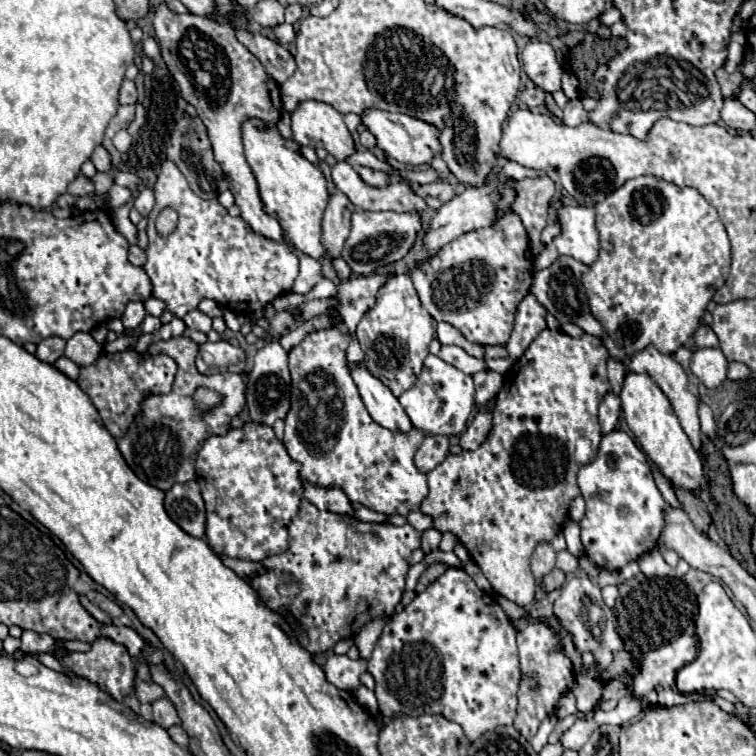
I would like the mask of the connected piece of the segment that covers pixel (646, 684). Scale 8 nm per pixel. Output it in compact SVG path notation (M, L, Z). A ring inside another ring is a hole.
M682 635L676 641L660 647L660 649L652 649L644 655L638 657L638 671L632 675L632 691L636 697L644 697L650 691L656 691L658 687L664 689L674 689L676 687L676 673L686 665L692 663L696 657L696 641L690 635Z

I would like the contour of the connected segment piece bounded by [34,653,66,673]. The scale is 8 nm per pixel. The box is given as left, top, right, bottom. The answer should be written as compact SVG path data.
M42 653L35 655L38 661L40 661L43 665L47 666L50 669L54 669L54 671L62 671L62 673L66 673L64 669L62 669L62 665L60 665L60 661L58 661L58 657L54 655L54 653Z

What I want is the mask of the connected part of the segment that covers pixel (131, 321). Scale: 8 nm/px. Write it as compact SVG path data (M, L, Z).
M138 301L138 303L128 303L128 307L126 307L126 311L124 311L124 315L120 319L122 319L126 329L134 329L134 327L138 327L142 323L144 317L146 317L144 305Z

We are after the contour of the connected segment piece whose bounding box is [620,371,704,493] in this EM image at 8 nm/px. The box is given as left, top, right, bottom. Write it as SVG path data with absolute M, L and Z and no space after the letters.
M628 371L620 399L622 399L622 411L624 411L624 417L626 417L630 431L634 433L642 451L662 471L662 475L670 483L674 483L674 487L678 487L678 489L684 489L684 491L690 491L690 493L702 491L704 489L702 459L696 453L696 449L692 447L684 429L680 427L678 417L674 415L670 401L660 391L660 387L650 379L650 375L646 375L646 373L638 375L638 373Z

